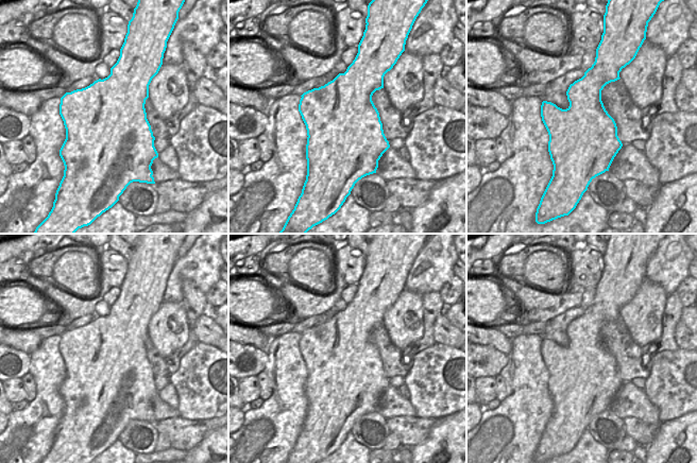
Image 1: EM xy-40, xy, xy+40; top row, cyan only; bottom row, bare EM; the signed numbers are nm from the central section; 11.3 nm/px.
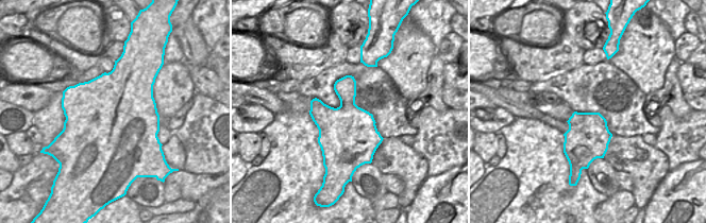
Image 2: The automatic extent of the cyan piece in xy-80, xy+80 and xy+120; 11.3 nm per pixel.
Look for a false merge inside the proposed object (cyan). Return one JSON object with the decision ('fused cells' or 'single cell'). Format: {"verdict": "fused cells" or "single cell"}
{"verdict": "fused cells"}

